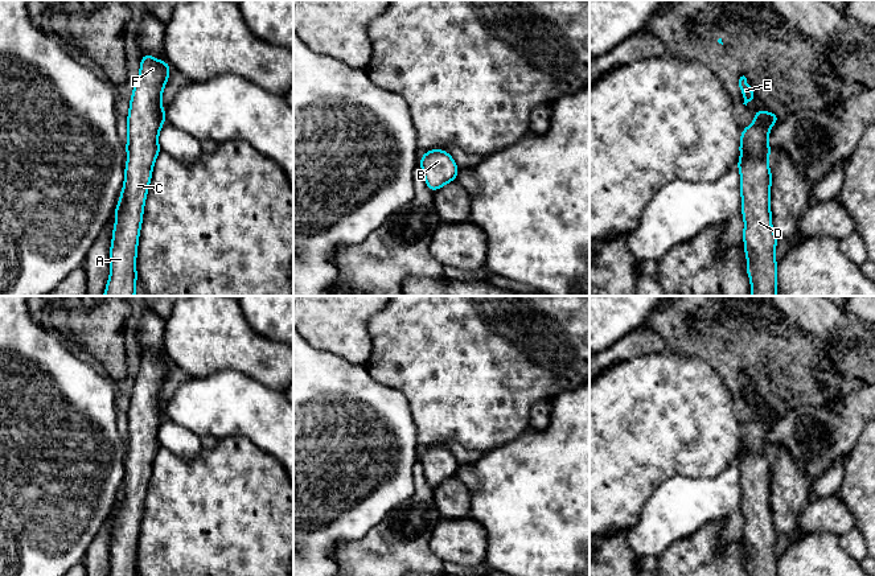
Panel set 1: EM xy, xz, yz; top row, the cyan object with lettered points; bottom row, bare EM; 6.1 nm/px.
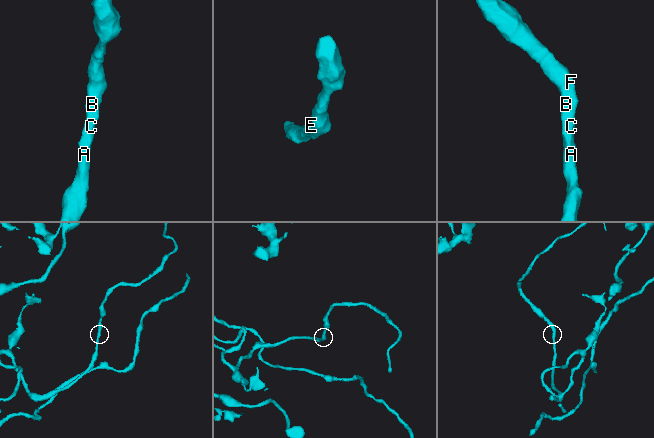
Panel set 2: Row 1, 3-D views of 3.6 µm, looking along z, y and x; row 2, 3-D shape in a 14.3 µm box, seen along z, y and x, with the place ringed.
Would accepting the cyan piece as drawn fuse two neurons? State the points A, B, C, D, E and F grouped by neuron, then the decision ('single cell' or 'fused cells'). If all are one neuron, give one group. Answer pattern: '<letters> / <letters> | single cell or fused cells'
A B C D E F | single cell

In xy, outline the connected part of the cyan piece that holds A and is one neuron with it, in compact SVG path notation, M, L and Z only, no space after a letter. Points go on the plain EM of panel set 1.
M141 350L127 412L127 460L124 480L115 505L108 576L136 576L136 551L144 499L155 456L160 449L159 428L167 415L161 400L171 361Z

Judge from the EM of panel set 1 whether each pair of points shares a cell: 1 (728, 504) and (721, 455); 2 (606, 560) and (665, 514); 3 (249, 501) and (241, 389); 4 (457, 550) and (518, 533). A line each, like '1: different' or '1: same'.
1: different
2: different
3: different
4: different

